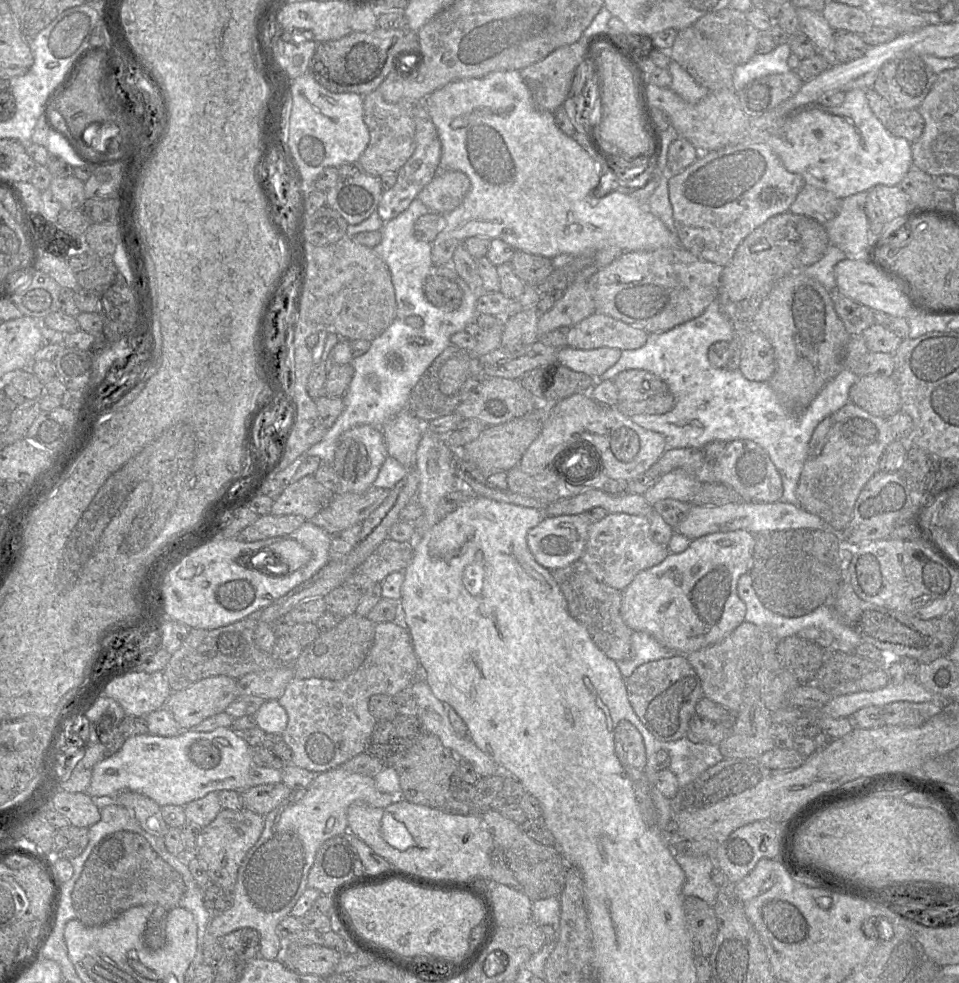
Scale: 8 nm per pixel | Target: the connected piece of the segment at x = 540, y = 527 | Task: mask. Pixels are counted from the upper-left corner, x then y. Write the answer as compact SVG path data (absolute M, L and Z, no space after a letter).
M582 514L545 516L537 526L528 532L529 549L536 561L549 571L567 567L582 557L588 541L590 524Z

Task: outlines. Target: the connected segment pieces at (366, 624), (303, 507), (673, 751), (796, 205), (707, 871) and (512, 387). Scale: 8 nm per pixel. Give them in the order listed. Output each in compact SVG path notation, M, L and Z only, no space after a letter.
M353 613L327 632L320 635L307 647L292 664L294 677L299 679L322 678L342 680L356 671L364 662L375 636L376 624L367 616Z
M313 475L305 476L284 487L273 501L272 515L299 515L312 520L332 500L335 491L320 484Z
M686 737L669 742L656 740L655 748L656 751L666 750L669 754L668 768L675 774L680 788L725 759L717 745L693 743Z
M805 184L788 212L805 215L822 225L826 225L837 215L841 200L827 190Z
M675 852L674 857L685 874L682 887L684 897L695 896L714 907L720 887L711 878L712 870L716 867L713 858L687 855L683 852Z
M500 377L486 378L457 406L454 413L463 419L483 422L487 427L521 418L532 411L539 402L519 380Z

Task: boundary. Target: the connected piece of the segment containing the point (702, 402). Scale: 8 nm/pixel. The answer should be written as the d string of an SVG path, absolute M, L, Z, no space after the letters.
M715 299L698 317L679 324L664 332L649 333L644 346L634 350L624 350L619 360L605 371L597 380L613 380L620 372L629 369L649 371L660 377L668 386L668 392L674 397L674 407L664 414L634 415L631 419L638 425L651 431L659 432L666 438L667 449L698 448L702 449L711 441L752 440L760 445L779 472L782 480L783 495L781 500L799 506L796 490L801 471L808 459L808 447L811 436L817 425L826 417L850 402L850 388L859 376L847 369L826 383L809 406L800 413L786 408L772 390L768 382L747 380L739 370L714 367L708 359L709 347L717 341L730 342L733 337L733 326L719 310Z

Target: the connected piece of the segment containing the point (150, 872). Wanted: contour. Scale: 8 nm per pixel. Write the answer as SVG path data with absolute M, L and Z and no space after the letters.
M117 831L102 838L93 848L76 881L72 900L77 919L88 927L102 926L134 906L156 905L157 909L152 914L152 920L156 924L159 923L160 932L163 932L168 911L179 906L185 892L186 885L181 874L158 855L143 836L130 831Z

